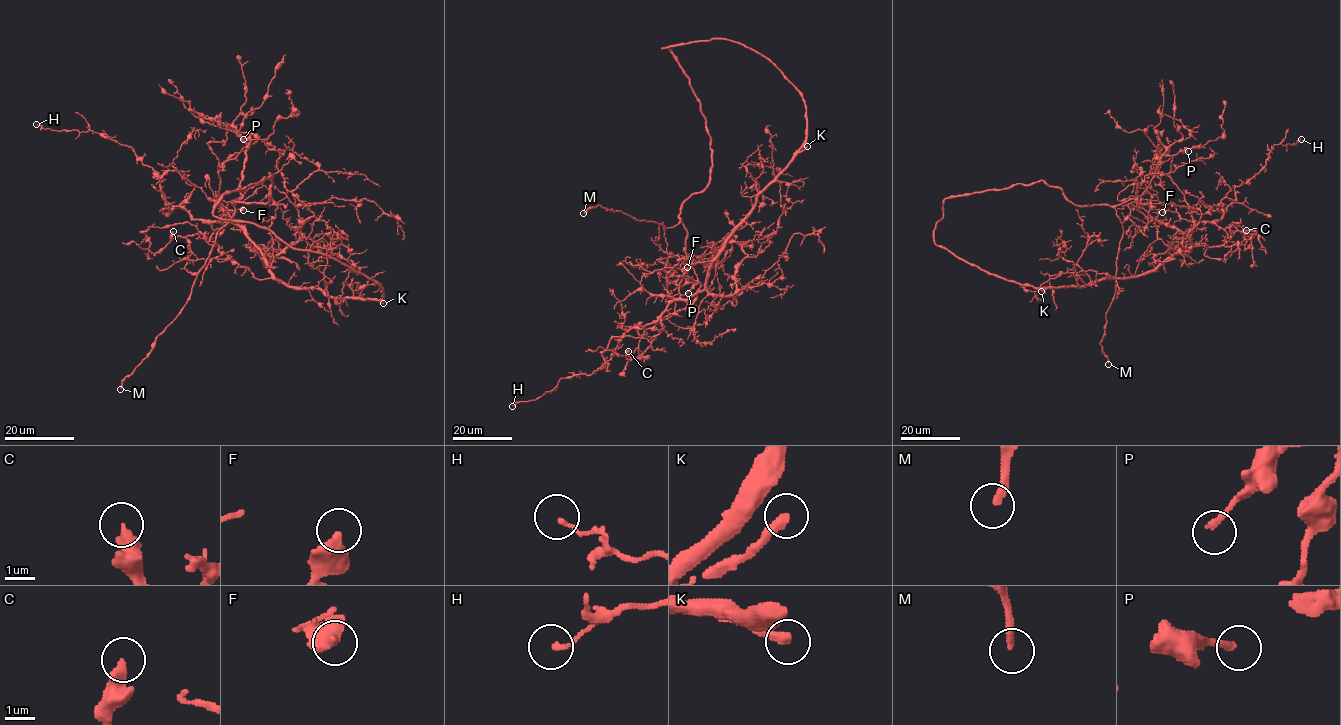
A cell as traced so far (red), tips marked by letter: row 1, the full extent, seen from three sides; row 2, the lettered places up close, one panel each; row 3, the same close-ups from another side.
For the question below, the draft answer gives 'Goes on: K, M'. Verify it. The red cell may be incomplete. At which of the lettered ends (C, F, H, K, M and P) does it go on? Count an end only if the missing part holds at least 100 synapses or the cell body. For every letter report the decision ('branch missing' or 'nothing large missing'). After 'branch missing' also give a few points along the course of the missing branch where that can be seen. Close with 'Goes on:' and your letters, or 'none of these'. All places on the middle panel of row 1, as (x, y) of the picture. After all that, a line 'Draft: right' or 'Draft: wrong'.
C: nothing large missing
F: nothing large missing
H: nothing large missing
K: branch missing | (807, 146), (814, 128), (814, 110), (807, 94), (771, 53), (788, 51), (790, 56)
M: branch missing
P: nothing large missing
Goes on: K, M
Draft: right

